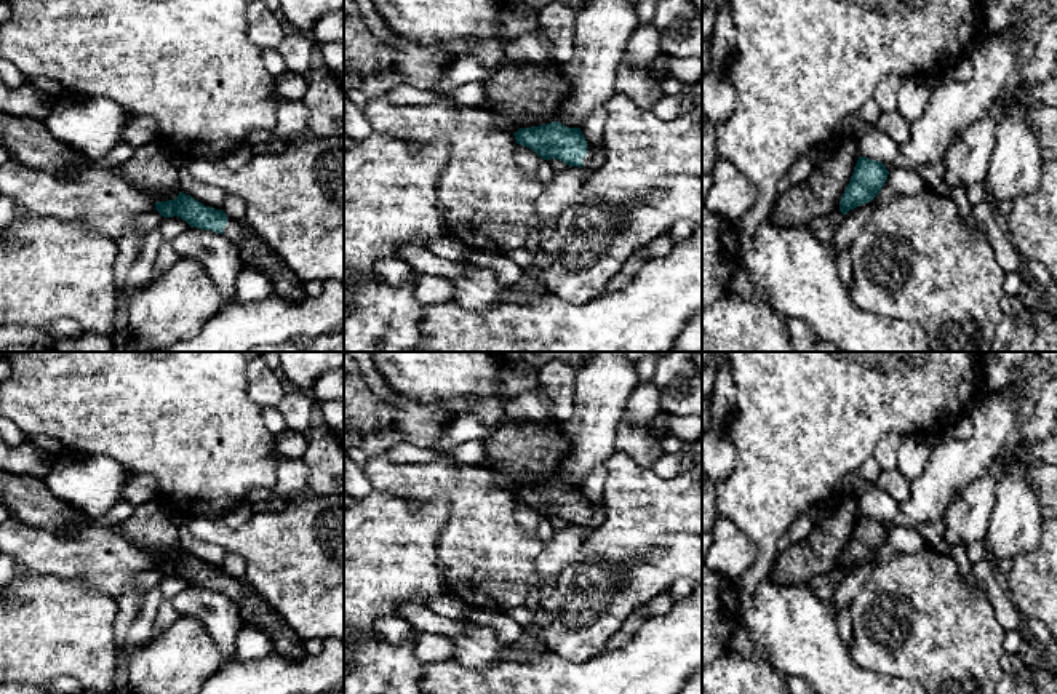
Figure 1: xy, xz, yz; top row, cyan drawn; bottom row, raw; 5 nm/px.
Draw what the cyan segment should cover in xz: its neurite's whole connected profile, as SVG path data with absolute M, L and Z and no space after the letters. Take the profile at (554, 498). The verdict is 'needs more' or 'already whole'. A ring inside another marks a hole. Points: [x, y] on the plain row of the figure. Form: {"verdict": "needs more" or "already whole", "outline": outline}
{"verdict": "needs more", "outline": "M560 480L520 486L513 494L517 502L529 505L544 518L556 517L588 529L598 528L604 518L603 502L590 505L580 486L568 486Z"}

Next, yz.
{"verdict": "already whole", "outline": "M859 515L851 539L841 555L840 569L848 572L849 568L872 560L887 539L887 532L889 529L881 520Z"}

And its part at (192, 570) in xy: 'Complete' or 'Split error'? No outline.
Split error

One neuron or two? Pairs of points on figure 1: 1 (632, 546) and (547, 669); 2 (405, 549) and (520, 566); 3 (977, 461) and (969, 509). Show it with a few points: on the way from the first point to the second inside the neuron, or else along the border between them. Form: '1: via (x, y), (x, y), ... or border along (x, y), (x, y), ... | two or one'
1: border along (549, 650), (574, 661), (594, 658) | two
2: border along (450, 518), (437, 552), (445, 590) | two
3: border along (998, 451), (997, 458), (963, 491) | two

